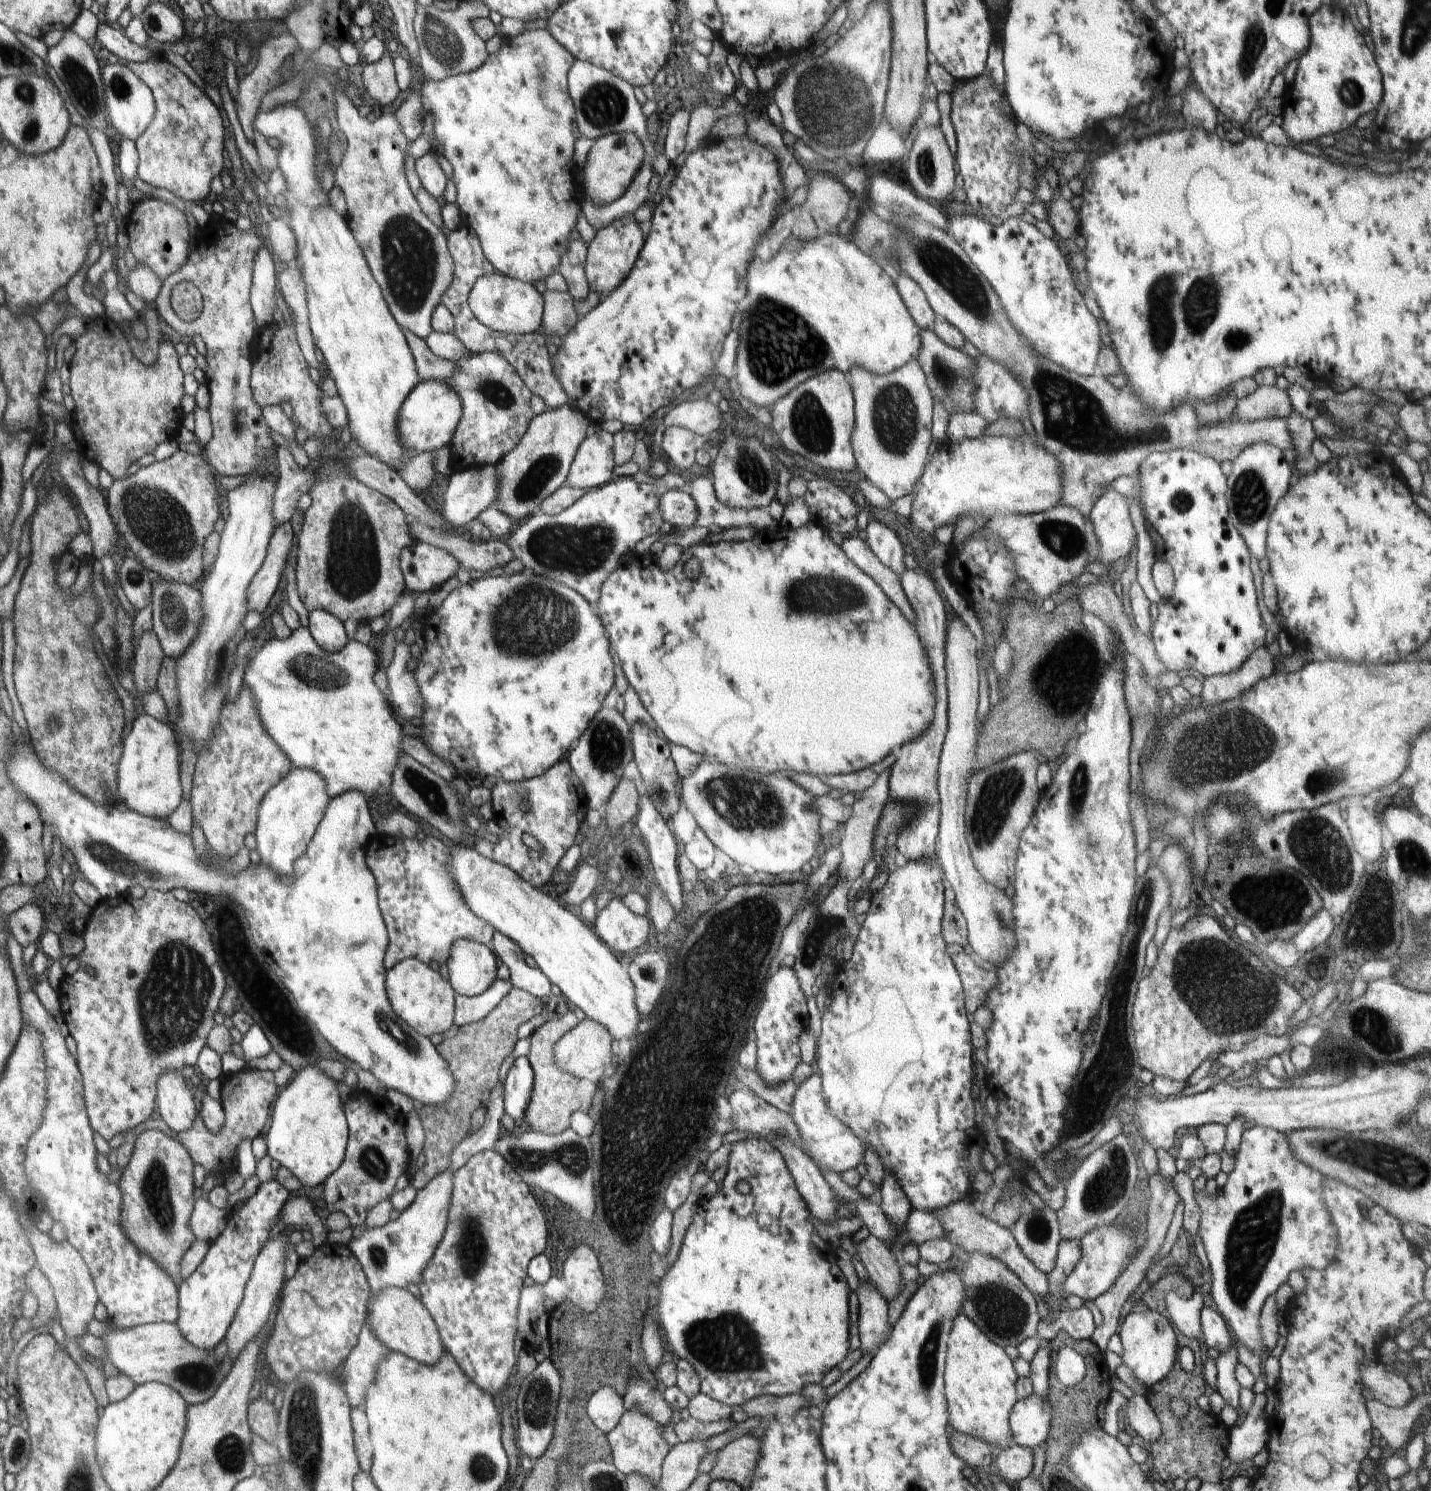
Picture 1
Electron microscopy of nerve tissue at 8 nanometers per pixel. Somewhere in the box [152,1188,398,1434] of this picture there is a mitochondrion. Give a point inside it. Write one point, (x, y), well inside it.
(198, 1377)

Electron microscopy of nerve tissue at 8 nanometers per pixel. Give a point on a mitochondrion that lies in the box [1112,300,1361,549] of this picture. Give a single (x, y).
(1250, 499)

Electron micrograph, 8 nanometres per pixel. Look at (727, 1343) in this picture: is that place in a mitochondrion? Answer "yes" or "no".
yes

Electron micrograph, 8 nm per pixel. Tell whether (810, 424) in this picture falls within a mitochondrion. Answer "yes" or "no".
yes

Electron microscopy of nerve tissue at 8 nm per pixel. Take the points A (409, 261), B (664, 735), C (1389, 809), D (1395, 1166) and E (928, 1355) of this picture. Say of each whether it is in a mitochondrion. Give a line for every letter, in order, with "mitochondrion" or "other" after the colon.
A: mitochondrion
B: other
C: other
D: mitochondrion
E: mitochondrion

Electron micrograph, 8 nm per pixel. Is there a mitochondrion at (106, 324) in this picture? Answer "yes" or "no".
no

